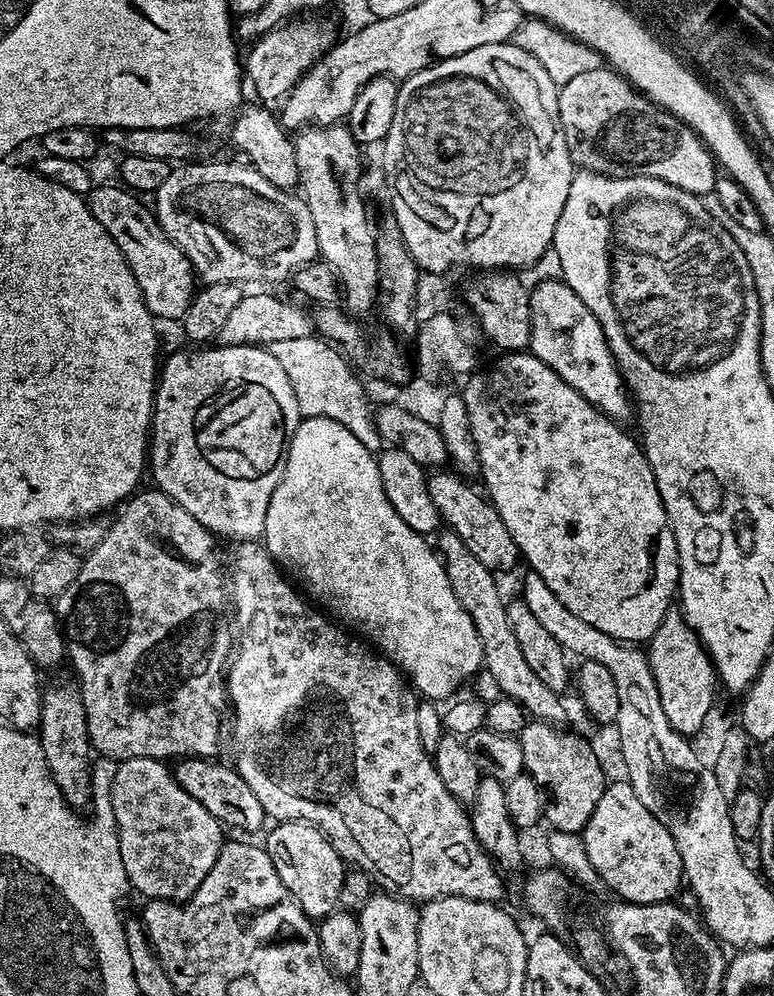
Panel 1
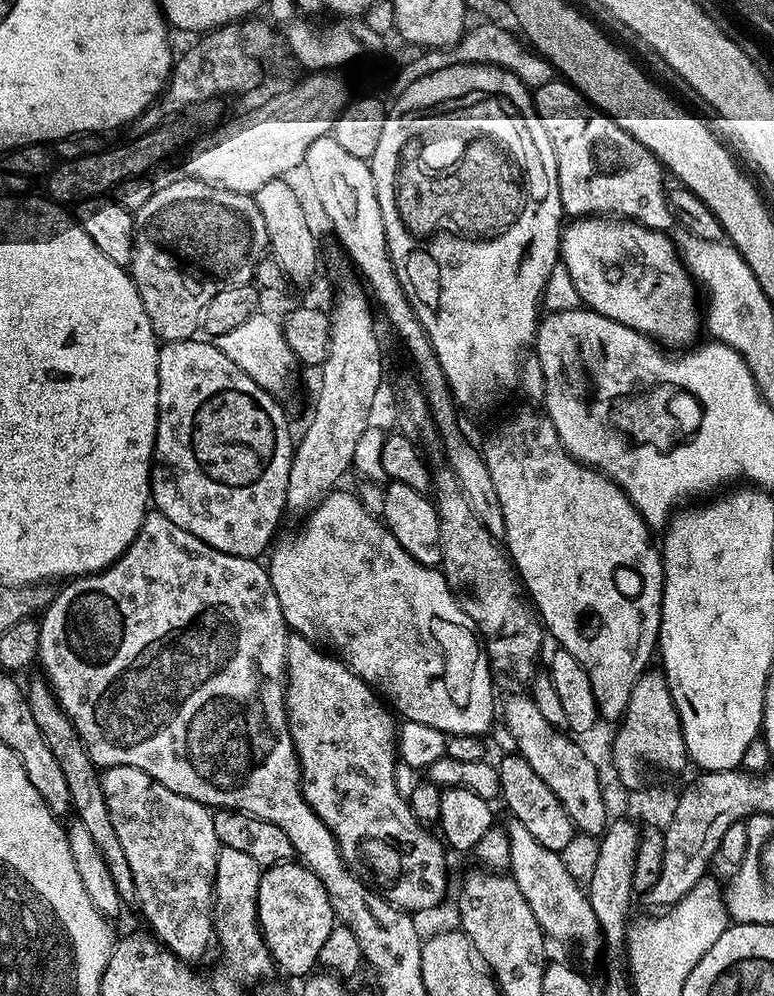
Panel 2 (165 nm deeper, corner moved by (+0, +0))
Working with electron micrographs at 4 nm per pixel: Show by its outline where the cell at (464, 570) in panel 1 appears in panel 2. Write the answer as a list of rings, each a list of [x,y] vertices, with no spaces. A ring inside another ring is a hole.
[[[516,692],[502,700],[502,720],[516,743],[515,751],[554,790],[554,794],[572,819],[577,833],[599,837],[610,821],[603,805],[602,777],[580,749],[579,739],[573,738],[567,731],[550,726],[546,717],[534,706],[531,695]]]

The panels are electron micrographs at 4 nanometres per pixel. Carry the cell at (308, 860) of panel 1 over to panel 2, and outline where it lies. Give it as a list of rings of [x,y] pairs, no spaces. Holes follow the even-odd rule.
[[[285,862],[263,869],[258,886],[258,922],[275,967],[292,976],[304,978],[317,967],[322,946],[337,923],[337,918],[330,906],[326,886],[320,881],[318,874],[311,872],[303,862]]]

